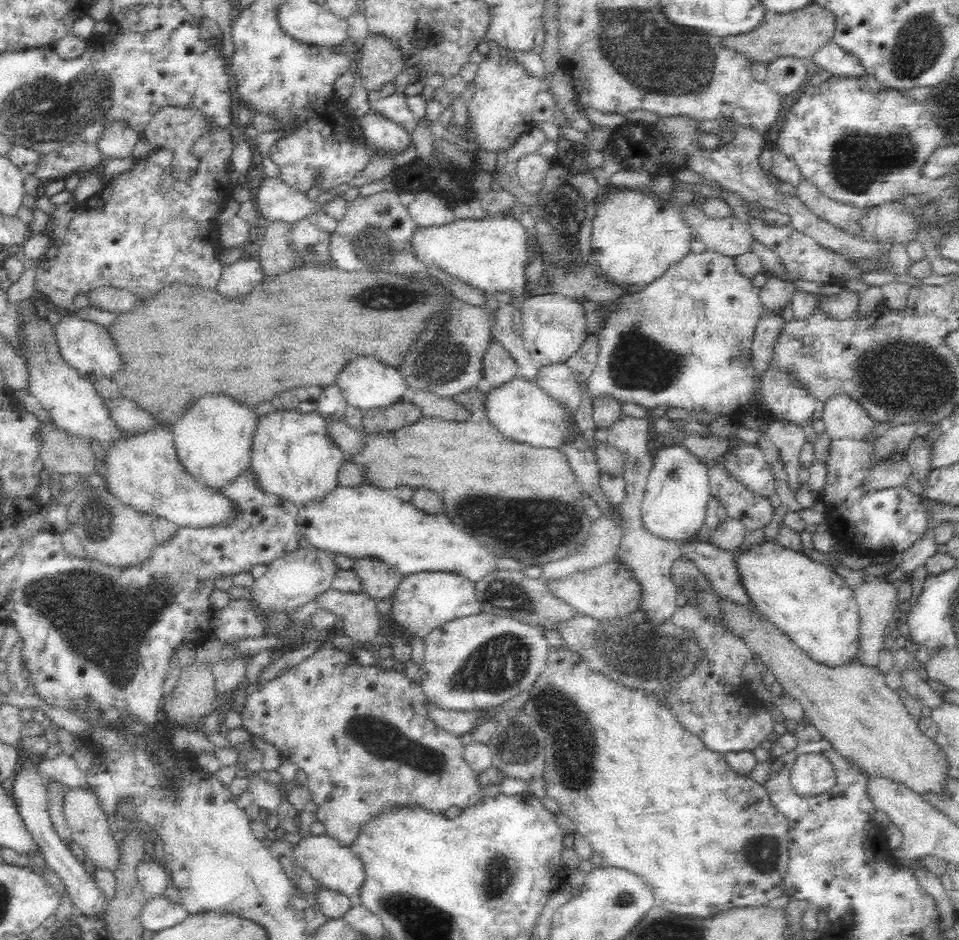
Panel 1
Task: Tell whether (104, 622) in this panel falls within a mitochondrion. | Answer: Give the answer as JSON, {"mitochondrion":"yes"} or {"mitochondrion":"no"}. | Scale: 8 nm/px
{"mitochondrion":"yes"}

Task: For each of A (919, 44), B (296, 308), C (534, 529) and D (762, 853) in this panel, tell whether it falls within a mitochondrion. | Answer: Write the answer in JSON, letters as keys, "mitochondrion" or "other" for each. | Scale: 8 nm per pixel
{"A":"mitochondrion","B":"other","C":"mitochondrion","D":"mitochondrion"}

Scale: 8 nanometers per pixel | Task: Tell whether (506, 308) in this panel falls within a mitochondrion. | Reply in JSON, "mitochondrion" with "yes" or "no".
{"mitochondrion":"no"}

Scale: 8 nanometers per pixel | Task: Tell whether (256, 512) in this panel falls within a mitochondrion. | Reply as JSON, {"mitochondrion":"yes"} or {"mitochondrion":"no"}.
{"mitochondrion":"no"}

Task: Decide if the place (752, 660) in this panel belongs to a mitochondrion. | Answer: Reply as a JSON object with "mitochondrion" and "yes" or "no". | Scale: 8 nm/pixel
{"mitochondrion":"no"}

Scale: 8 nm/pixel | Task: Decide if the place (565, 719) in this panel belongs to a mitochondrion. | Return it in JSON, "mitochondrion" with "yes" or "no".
{"mitochondrion":"yes"}

